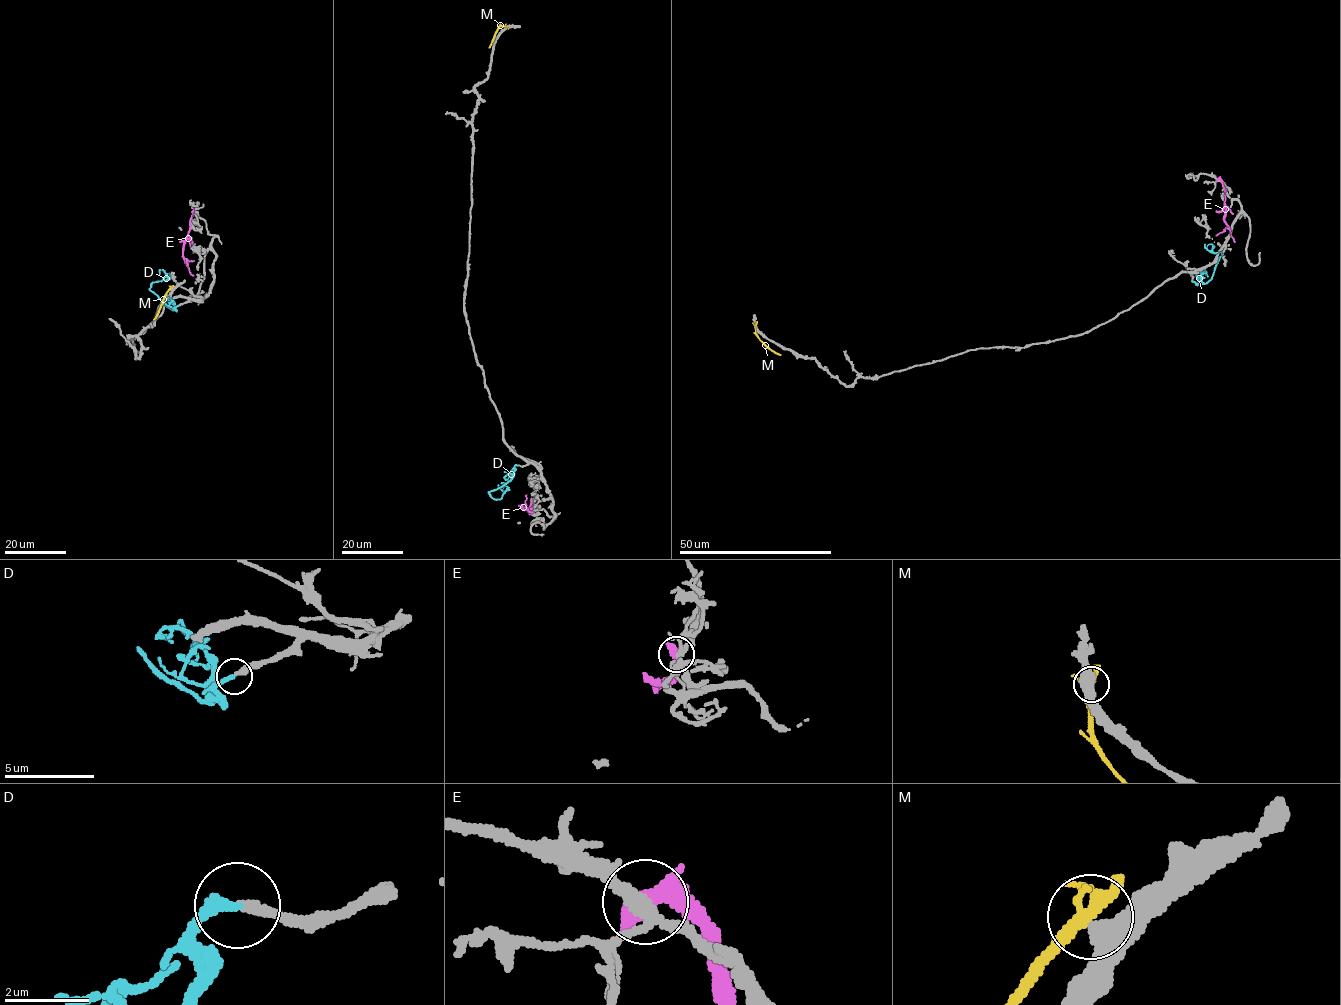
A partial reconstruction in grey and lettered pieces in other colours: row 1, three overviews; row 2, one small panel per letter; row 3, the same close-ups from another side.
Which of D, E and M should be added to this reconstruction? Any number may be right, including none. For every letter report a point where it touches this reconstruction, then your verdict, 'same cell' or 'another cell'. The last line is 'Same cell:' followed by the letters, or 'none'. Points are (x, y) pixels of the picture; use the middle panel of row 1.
D: meets grey at (517, 465); same cell
E: meets grey at (532, 504); another cell
M: meets grey at (506, 27); another cell
Same cell: D

